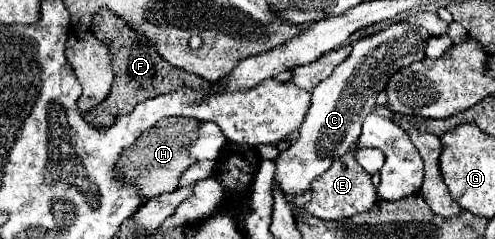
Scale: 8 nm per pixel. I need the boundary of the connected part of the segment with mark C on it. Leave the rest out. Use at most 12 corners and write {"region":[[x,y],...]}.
{"region":[[407,21],[355,41],[275,159],[295,197],[355,145],[389,77],[425,57]]}

